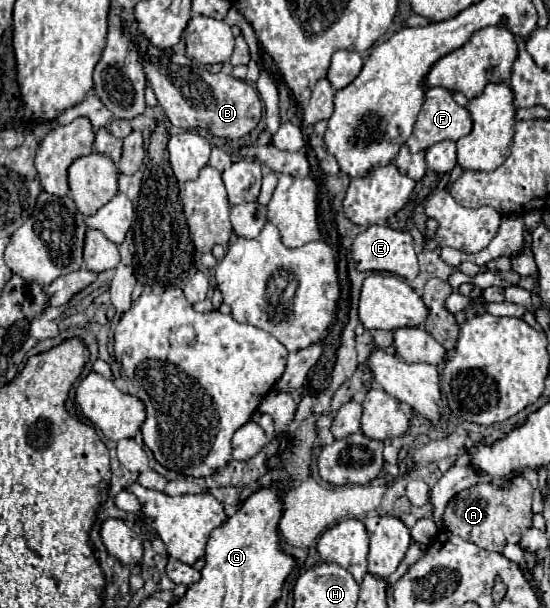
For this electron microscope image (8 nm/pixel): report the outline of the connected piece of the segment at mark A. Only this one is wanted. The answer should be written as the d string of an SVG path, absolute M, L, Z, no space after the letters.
M515 476L509 486L501 488L493 482L479 482L449 500L443 512L443 528L467 542L477 544L479 548L497 552L505 544L517 544L521 532L531 526L531 496L533 486L523 476Z

